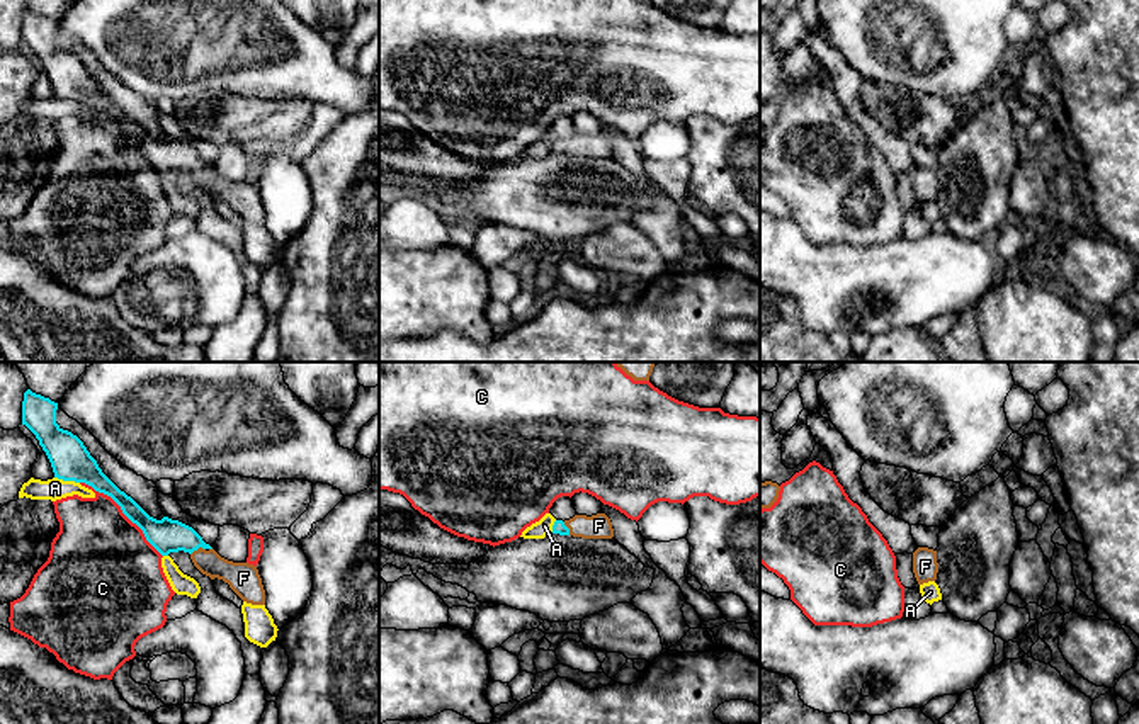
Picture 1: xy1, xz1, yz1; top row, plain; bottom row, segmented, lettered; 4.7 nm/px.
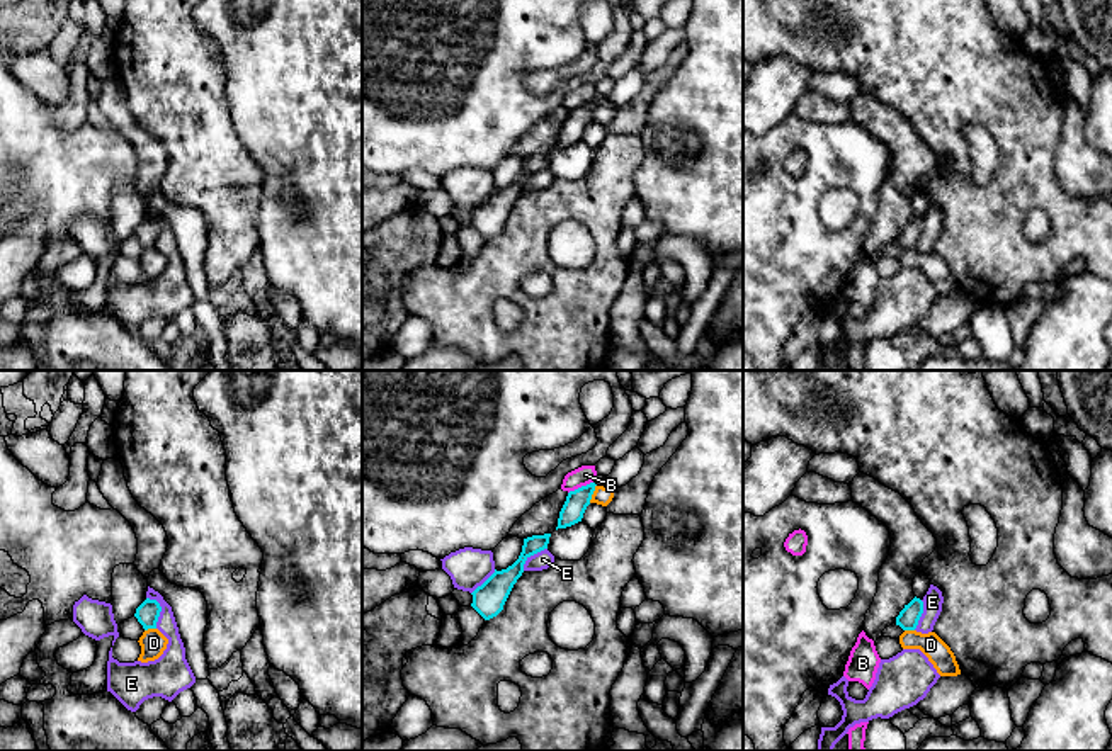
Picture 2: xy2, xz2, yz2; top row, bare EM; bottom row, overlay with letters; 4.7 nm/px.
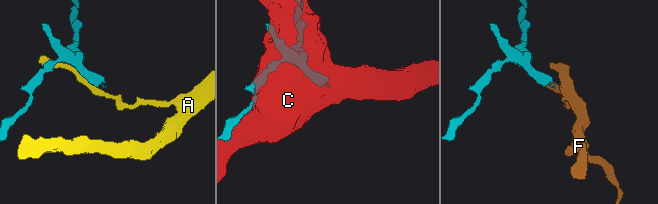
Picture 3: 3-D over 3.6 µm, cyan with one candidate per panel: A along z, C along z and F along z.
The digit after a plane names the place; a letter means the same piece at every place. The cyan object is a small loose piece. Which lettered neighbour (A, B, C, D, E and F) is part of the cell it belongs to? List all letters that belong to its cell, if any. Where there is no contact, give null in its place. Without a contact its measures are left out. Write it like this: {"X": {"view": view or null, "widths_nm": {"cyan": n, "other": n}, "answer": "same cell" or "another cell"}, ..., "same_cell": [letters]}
{"A": {"view": "xy1", "widths_nm": {"cyan": 190, "other": 100}, "answer": "another cell"}, "B": {"view": "xz2", "widths_nm": {"cyan": 110, "other": 90}, "answer": "another cell"}, "C": {"view": "xy1", "widths_nm": {"cyan": 160, "other": 460}, "answer": "another cell"}, "D": {"view": "xz2", "widths_nm": {"cyan": 110, "other": 80}, "answer": "another cell"}, "E": {"view": "xy2", "widths_nm": {"cyan": 110, "other": 120}, "answer": "another cell"}, "F": {"view": "xy1", "widths_nm": {"cyan": 160, "other": 140}, "answer": "same cell"}, "same_cell": ["F"]}

